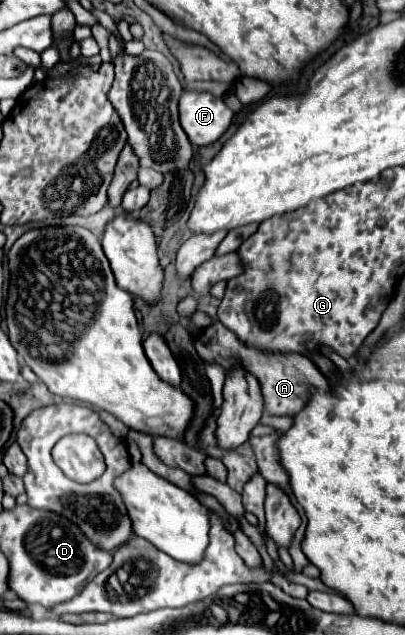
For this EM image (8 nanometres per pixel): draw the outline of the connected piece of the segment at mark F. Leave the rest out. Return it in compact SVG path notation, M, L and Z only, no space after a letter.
M183 91L179 99L181 127L193 145L215 143L231 125L233 111L207 91Z

